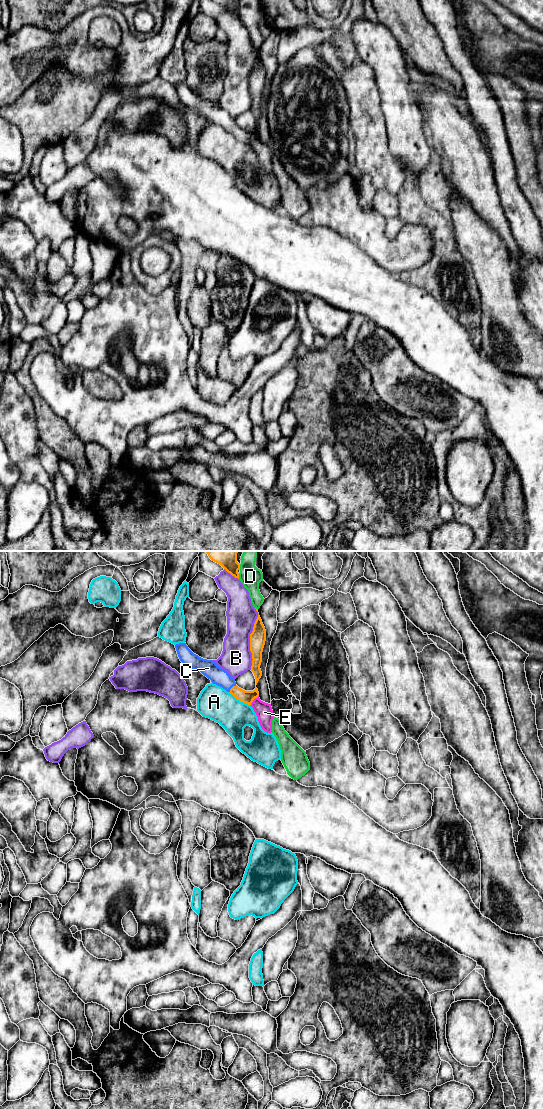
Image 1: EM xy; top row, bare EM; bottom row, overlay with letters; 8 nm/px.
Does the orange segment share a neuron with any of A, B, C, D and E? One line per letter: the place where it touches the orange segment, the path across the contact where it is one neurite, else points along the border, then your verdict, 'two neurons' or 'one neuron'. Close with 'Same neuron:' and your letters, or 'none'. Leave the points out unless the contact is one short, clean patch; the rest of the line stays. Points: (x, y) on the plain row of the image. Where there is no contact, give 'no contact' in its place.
A: meets orange in xy at (239, 140); two neurons
B: meets orange in xy at (250, 79); two neurons
C: meets orange in xy at (231, 128); runs through xy (247, 137), (231, 128), (217, 115); one neuron
D: meets orange in xy at (238, 16); two neurons
E: meets orange in xy at (253, 139); two neurons
Same neuron: C

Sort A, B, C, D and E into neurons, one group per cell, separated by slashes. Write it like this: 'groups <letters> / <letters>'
groups A / B / C / D / E

